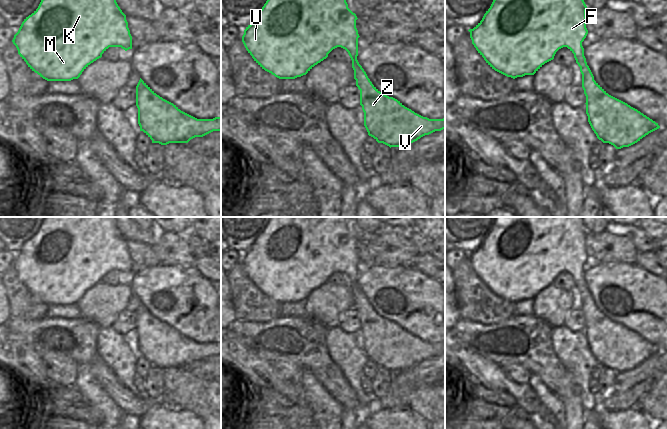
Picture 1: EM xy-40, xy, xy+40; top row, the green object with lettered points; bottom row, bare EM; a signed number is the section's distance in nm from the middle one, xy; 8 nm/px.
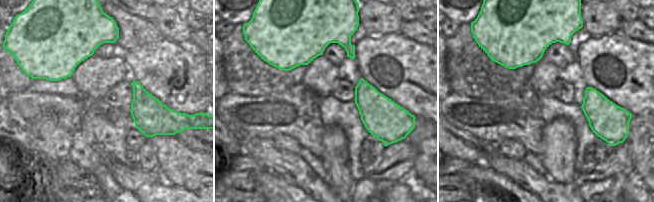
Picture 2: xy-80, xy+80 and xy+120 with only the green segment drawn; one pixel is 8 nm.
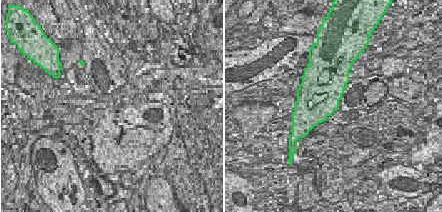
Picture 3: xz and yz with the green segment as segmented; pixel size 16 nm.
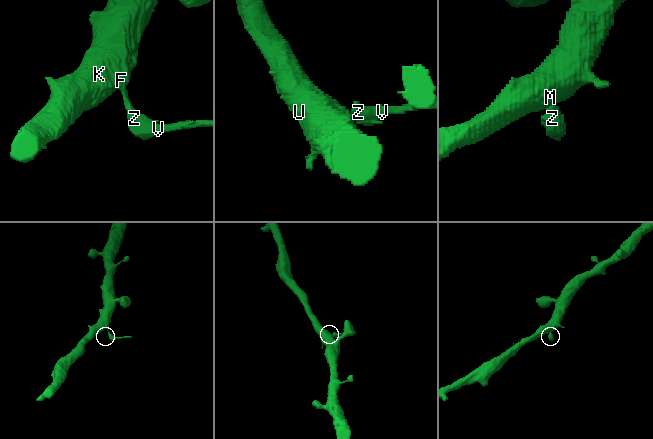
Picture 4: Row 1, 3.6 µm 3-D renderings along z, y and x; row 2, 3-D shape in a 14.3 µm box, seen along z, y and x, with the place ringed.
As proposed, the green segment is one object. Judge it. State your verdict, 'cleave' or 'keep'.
cleave

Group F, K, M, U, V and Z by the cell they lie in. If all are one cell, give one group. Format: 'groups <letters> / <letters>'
groups F K M U / V Z

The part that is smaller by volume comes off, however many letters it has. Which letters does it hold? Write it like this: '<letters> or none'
V, Z

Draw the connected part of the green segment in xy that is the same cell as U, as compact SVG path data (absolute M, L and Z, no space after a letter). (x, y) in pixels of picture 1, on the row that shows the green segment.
M267 0L264 6L258 11L252 22L244 30L242 42L248 53L262 69L279 79L295 79L306 75L315 65L326 59L328 54L337 47L345 49L348 52L352 63L360 66L357 60L358 38L360 37L356 28L357 19L356 14L348 8L346 0Z

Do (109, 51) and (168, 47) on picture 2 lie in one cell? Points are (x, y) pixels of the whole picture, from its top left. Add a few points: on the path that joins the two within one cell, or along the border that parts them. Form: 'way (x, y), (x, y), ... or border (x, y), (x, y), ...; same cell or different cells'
border (126, 52), (123, 55); different cells

